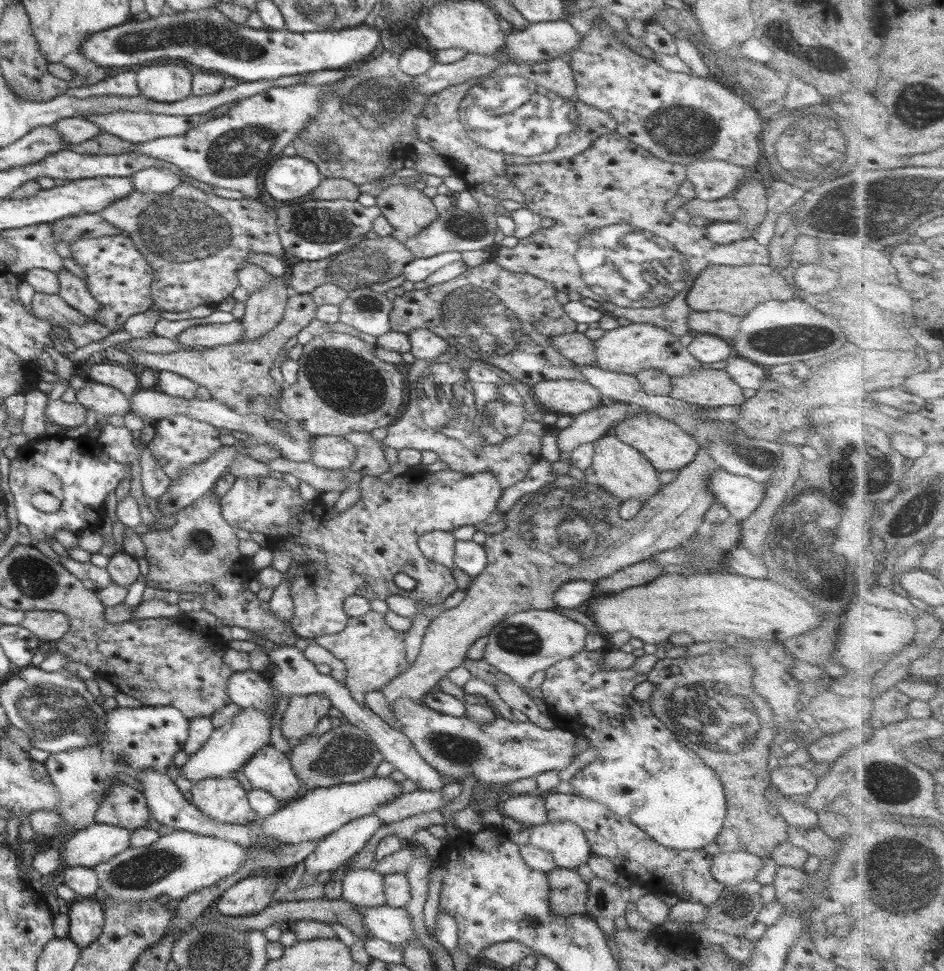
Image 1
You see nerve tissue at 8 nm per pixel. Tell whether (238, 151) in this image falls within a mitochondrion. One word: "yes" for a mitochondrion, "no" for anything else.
yes

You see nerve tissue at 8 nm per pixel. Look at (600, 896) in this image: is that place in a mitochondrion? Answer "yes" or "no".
yes

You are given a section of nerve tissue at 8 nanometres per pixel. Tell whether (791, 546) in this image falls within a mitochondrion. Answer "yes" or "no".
yes

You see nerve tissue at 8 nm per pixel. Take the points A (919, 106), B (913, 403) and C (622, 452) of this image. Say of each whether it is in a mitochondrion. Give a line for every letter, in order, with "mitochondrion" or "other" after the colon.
A: mitochondrion
B: other
C: other

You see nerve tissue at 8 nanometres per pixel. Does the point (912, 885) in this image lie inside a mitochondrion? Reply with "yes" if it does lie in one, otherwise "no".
yes

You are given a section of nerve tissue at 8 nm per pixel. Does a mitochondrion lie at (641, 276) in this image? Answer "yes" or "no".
yes

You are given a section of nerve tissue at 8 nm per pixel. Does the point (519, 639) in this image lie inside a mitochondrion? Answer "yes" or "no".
yes

